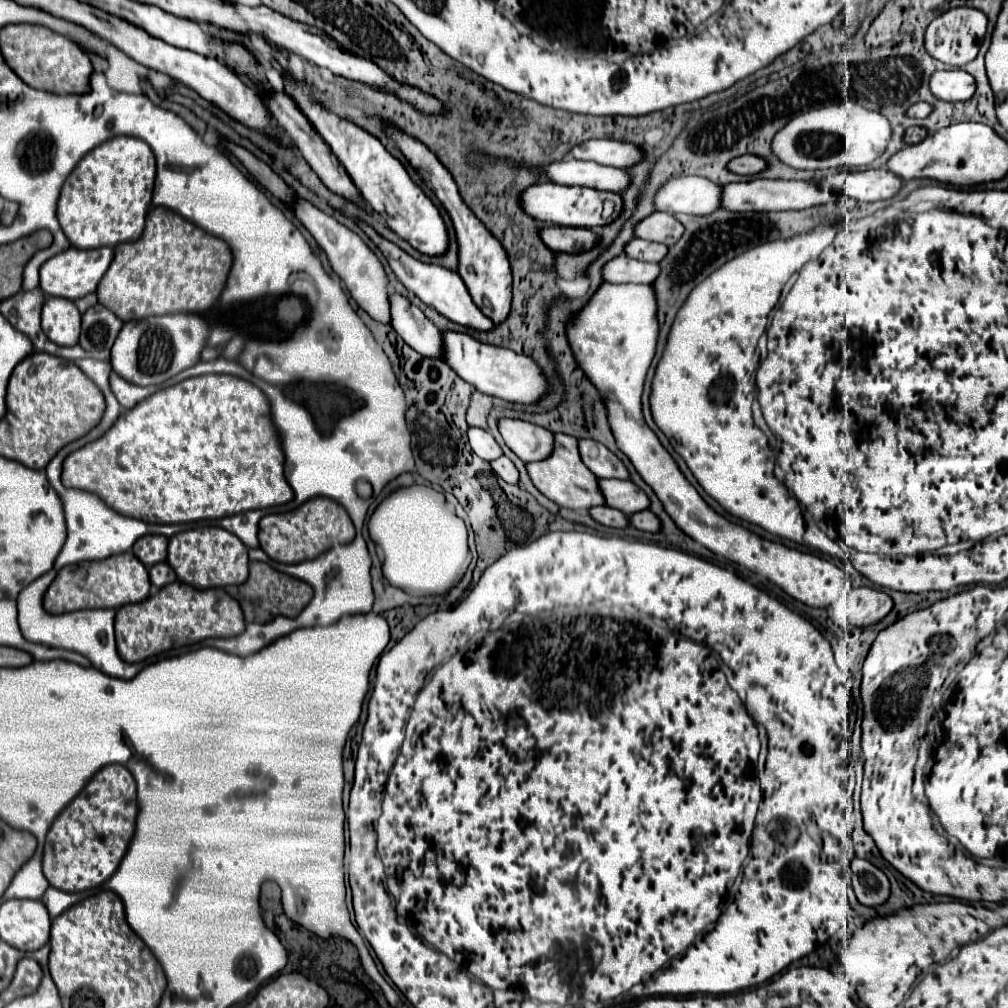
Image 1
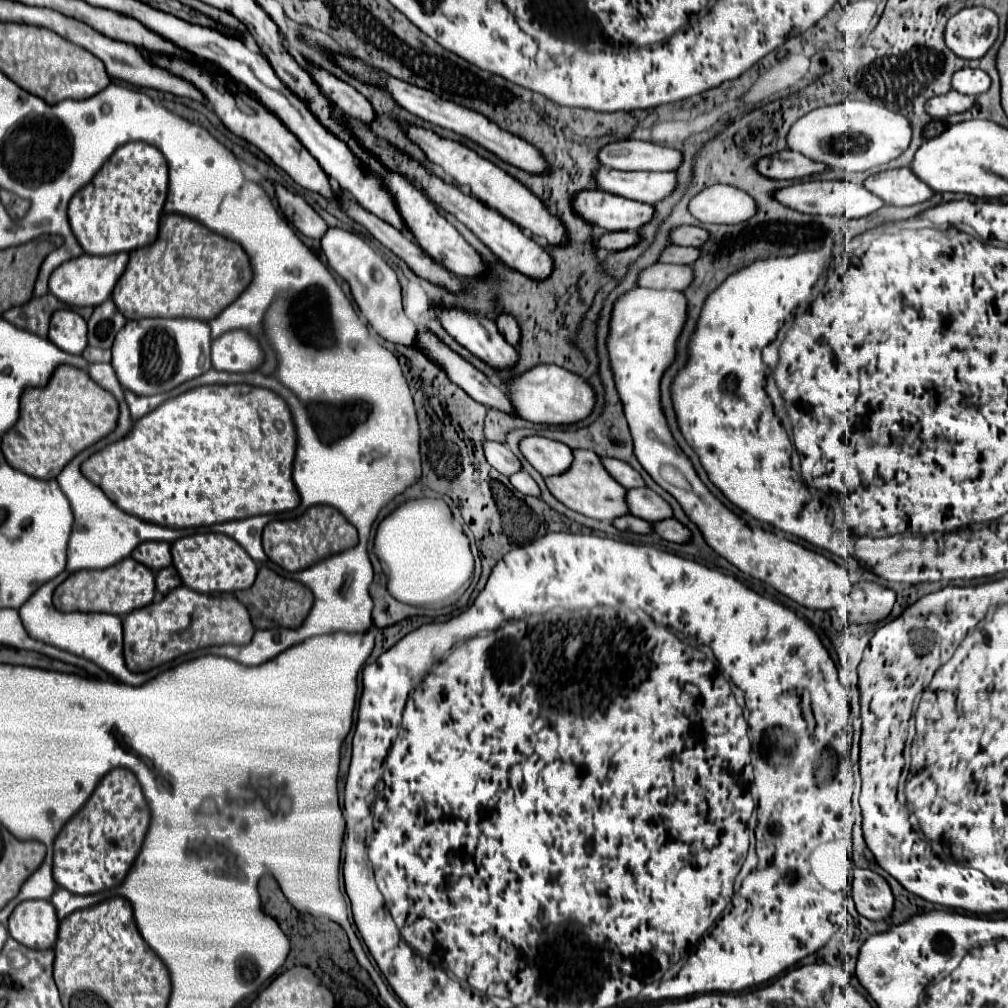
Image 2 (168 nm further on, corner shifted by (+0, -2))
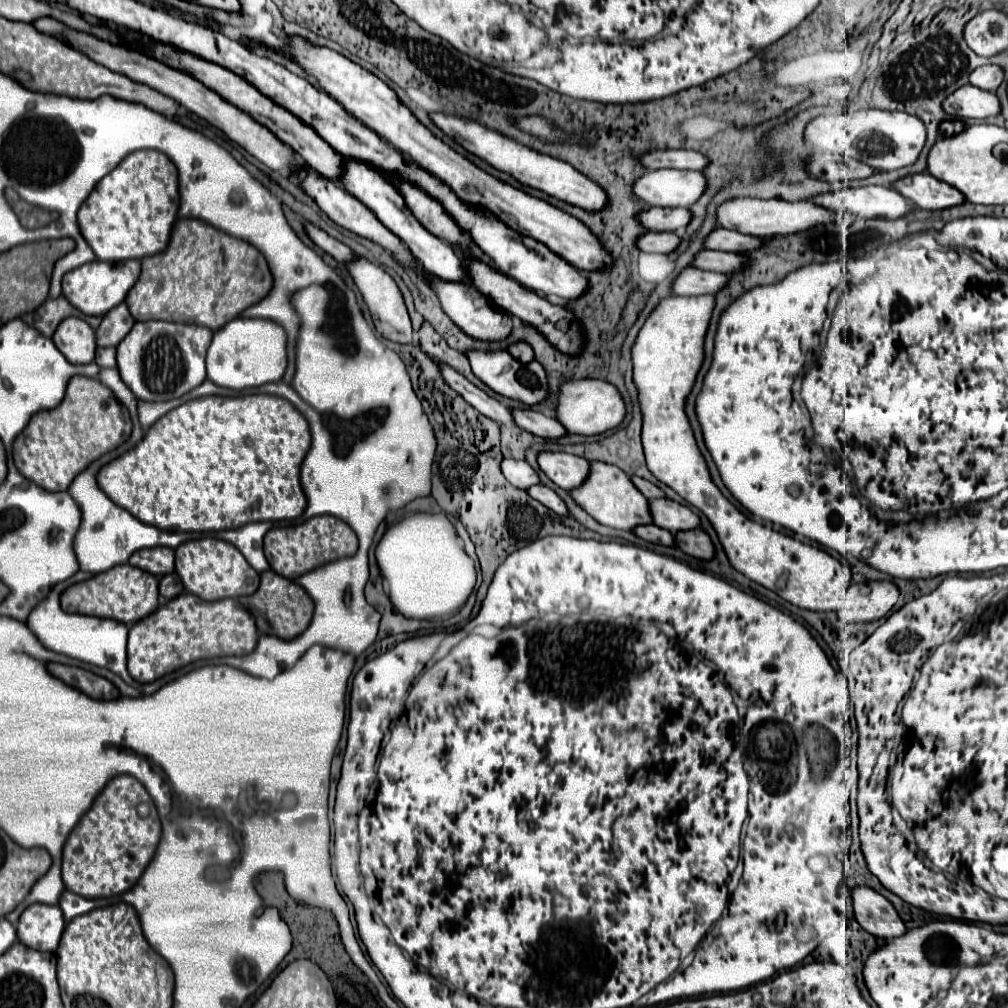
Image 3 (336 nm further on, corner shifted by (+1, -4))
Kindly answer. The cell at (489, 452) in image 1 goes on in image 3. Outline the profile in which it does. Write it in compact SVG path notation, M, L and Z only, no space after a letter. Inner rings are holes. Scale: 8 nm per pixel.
M502 459L500 467L504 477L518 489L528 489L530 485L540 483L536 471L522 459Z

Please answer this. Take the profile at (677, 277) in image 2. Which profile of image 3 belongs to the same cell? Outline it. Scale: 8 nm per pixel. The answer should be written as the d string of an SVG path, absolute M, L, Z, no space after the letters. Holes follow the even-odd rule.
M686 267L678 273L678 277L672 281L672 293L674 295L704 295L704 293L716 293L726 285L724 273L712 273L702 271L696 267Z

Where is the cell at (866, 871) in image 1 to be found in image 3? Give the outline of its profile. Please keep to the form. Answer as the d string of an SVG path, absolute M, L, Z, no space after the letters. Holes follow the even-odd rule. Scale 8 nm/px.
M858 885L852 891L852 897L854 897L856 921L868 933L884 939L894 939L906 931L894 905L890 905L890 901L872 887Z

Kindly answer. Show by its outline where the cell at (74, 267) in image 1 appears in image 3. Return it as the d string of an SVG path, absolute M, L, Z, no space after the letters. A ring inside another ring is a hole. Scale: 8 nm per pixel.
M130 259L126 263L104 263L104 261L92 261L84 263L82 267L76 267L74 271L68 271L62 279L62 295L82 313L86 315L104 315L112 307L120 305L134 285L134 281L140 275L140 261Z

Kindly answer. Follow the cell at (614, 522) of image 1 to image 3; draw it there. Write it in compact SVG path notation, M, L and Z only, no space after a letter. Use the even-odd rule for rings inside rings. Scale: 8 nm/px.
M638 525L632 529L640 539L644 541L650 541L650 543L660 543L660 545L674 545L674 533L662 529L662 527L656 527L656 525Z

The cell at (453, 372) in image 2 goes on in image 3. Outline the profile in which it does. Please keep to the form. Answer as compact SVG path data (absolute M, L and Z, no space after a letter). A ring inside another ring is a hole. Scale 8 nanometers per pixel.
M510 409L510 413L512 413L514 423L520 429L526 429L532 435L556 439L556 437L562 437L566 433L556 419L550 419L542 413L536 413L536 411L530 411L530 409Z

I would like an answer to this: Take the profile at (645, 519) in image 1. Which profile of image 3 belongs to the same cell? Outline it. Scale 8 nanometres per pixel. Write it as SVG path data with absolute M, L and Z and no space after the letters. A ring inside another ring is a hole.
M702 529L680 531L674 535L674 539L676 539L674 545L692 557L698 557L698 559L712 559L714 557L714 545Z

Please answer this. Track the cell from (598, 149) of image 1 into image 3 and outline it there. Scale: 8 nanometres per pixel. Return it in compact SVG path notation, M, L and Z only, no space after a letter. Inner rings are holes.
M662 149L662 151L648 151L646 155L638 157L644 169L704 169L708 159L698 151L686 149Z

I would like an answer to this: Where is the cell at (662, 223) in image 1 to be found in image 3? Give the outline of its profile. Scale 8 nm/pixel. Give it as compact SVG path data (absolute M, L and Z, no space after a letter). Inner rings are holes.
M714 229L714 231L708 233L708 237L704 239L704 247L706 247L706 249L734 251L734 253L750 251L750 249L758 247L758 243L762 243L760 237L742 235L742 233L738 233L738 231L728 231L728 229Z

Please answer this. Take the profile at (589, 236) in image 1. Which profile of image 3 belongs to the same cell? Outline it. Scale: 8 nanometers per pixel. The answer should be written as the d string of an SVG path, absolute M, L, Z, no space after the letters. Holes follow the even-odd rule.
M648 231L636 239L636 247L644 253L670 253L678 247L680 237L676 233L654 233Z

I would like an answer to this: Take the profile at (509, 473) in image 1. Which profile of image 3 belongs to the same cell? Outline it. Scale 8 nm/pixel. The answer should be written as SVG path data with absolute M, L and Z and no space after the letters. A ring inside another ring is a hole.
M534 485L534 487L528 487L526 493L528 493L530 497L534 497L536 501L540 501L542 505L546 505L548 509L552 509L554 513L558 513L558 515L568 515L564 501L562 501L552 489L548 489L548 487L544 487L544 485Z

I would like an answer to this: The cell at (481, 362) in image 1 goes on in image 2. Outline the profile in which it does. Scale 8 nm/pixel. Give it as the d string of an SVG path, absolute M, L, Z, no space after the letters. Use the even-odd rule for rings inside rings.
M541 365L521 377L515 377L509 385L509 397L519 417L541 425L571 425L587 419L595 409L595 391L587 379L565 371L557 365Z

